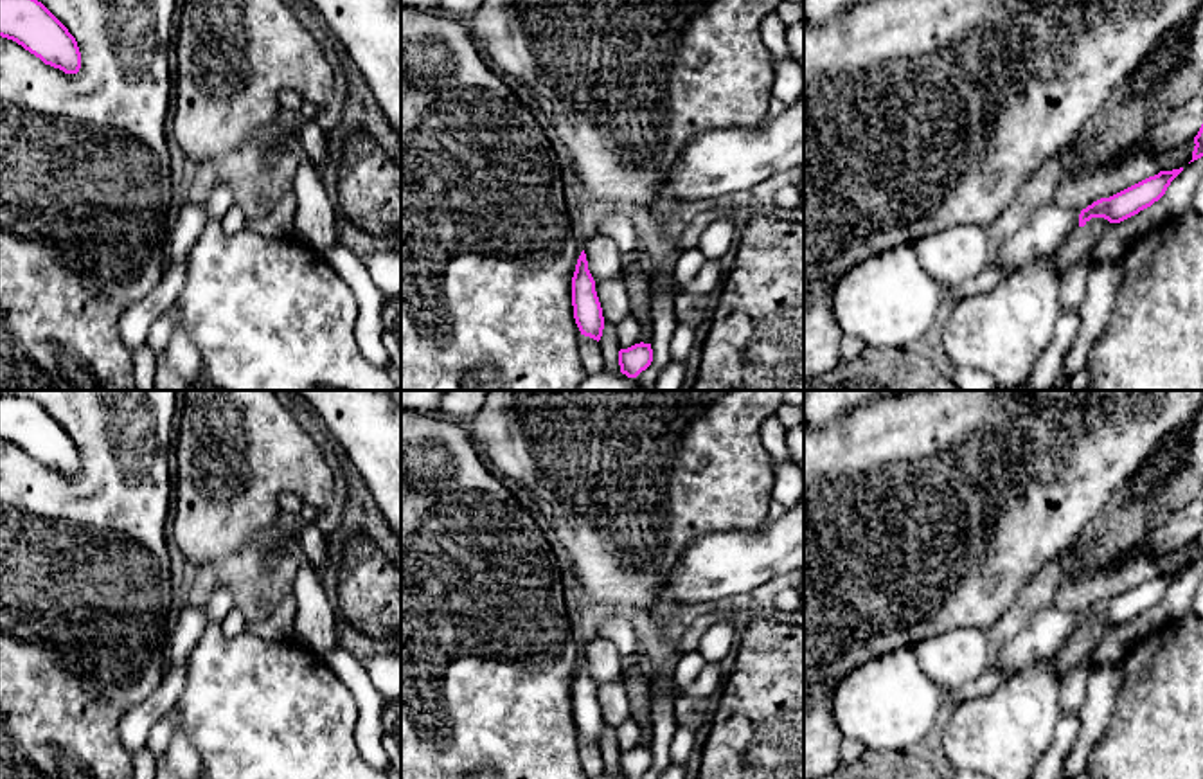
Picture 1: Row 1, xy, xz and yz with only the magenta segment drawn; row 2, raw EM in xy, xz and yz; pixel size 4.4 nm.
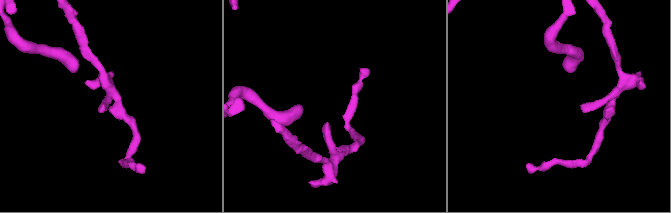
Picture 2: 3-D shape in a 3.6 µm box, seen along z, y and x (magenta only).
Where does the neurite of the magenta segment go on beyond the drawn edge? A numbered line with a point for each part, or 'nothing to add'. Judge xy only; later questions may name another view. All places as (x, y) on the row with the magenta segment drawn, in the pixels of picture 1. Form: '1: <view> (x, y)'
nothing to add

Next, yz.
1: yz (1045, 229)

